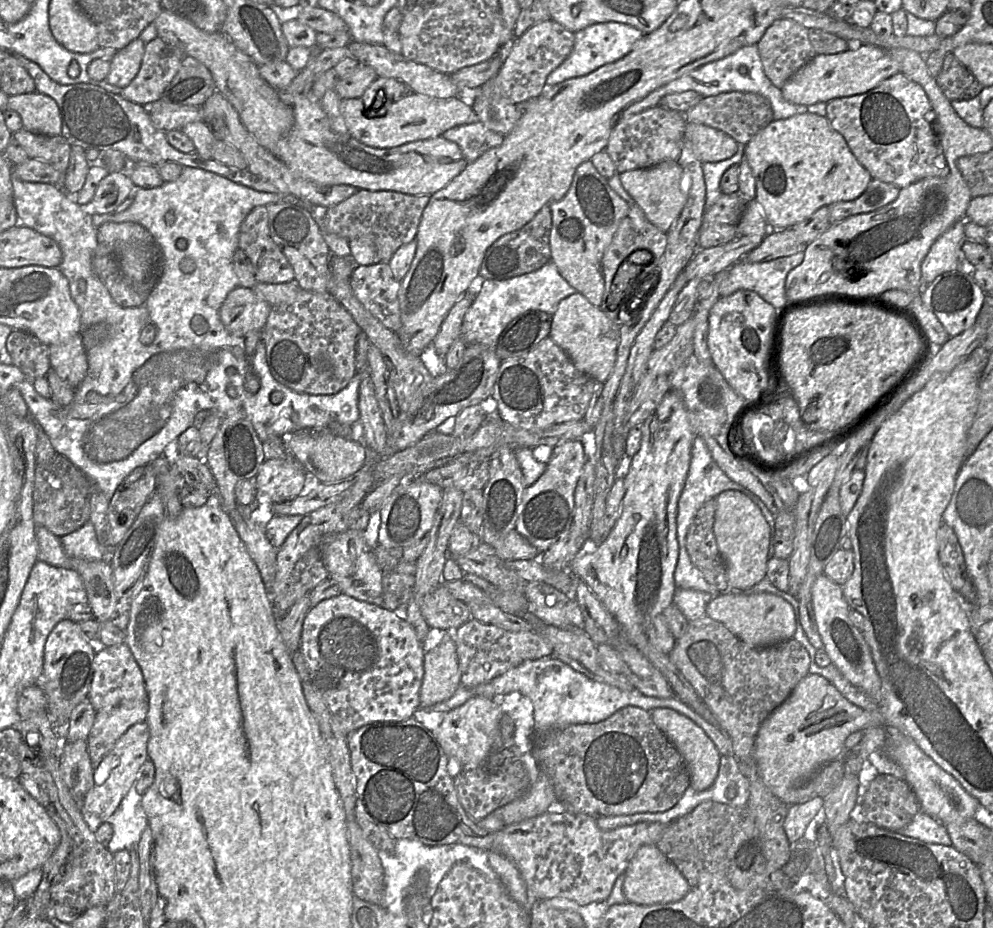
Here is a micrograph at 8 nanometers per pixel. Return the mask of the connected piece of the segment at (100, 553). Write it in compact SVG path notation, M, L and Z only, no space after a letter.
M87 522L76 531L62 536L61 543L65 552L71 557L89 561L104 559L104 551L91 522Z

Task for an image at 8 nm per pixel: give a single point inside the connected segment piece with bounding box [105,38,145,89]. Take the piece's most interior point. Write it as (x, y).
(124, 66)

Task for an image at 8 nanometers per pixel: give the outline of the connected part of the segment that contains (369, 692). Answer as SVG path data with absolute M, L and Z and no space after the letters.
M340 594L336 597L324 600L316 606L311 607L304 618L299 650L305 659L310 683L322 695L336 729L346 737L349 733L371 723L405 720L412 717L414 712L419 708L420 689L424 676L425 652L423 643L418 639L415 629L399 612L357 600L346 594Z

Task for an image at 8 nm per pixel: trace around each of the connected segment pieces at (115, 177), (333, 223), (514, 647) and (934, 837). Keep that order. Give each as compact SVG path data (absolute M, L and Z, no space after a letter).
M110 172L101 180L91 202L97 214L113 213L121 203L131 197L135 189L130 177L119 172Z
M359 189L349 198L326 208L324 226L326 231L346 238L368 238L376 246L380 259L389 261L402 245L416 238L422 213L430 195L410 195L395 191L370 191Z
M475 618L452 632L458 656L461 686L474 687L498 677L527 660L550 656L552 645L535 631L512 632Z
M922 810L913 817L905 828L897 832L923 842L952 846L952 841L945 826Z

